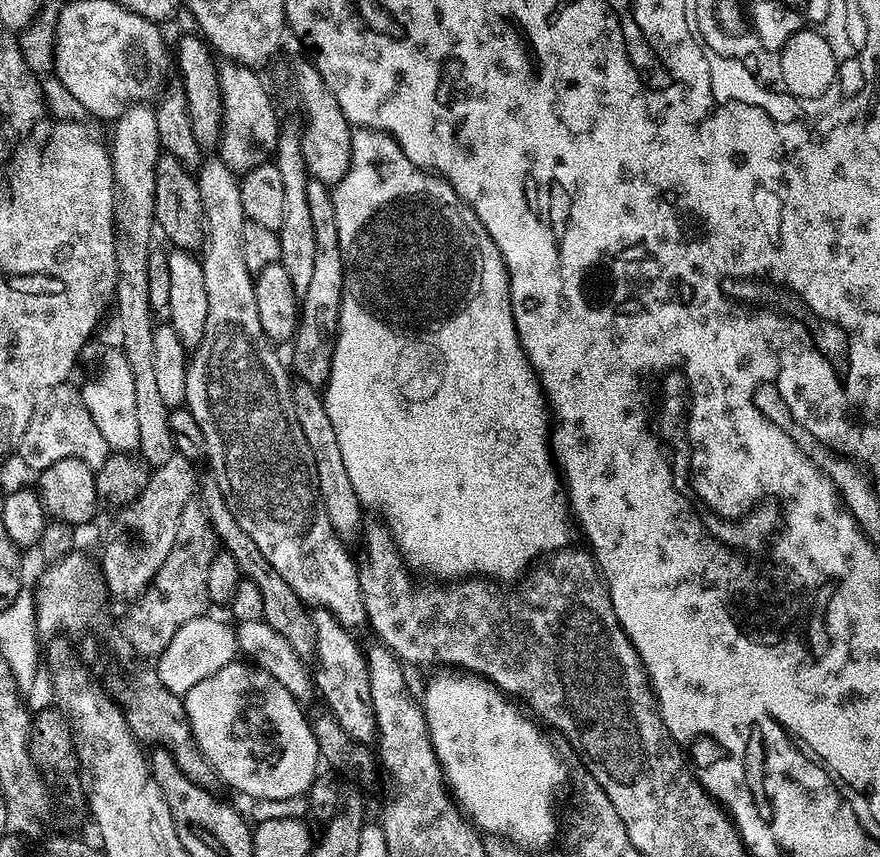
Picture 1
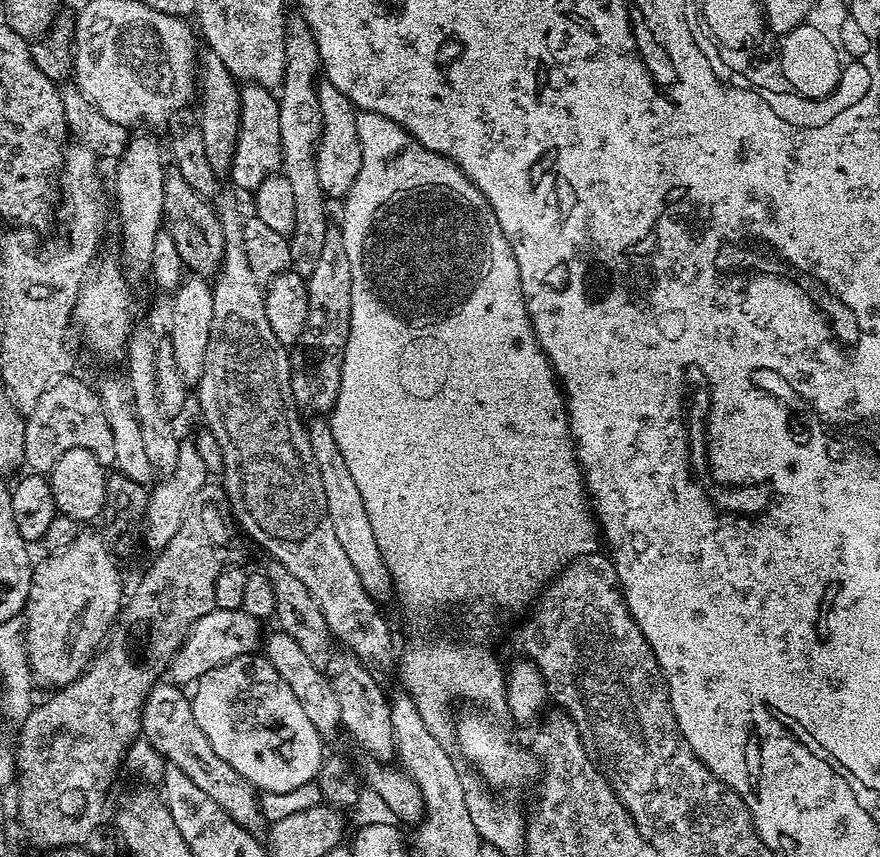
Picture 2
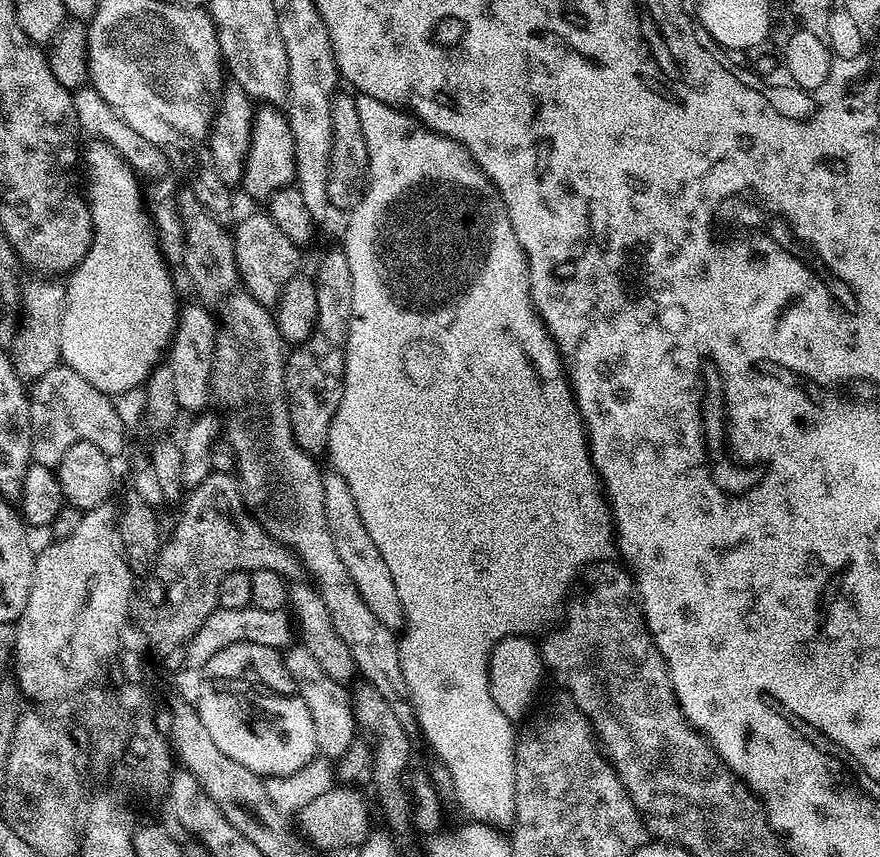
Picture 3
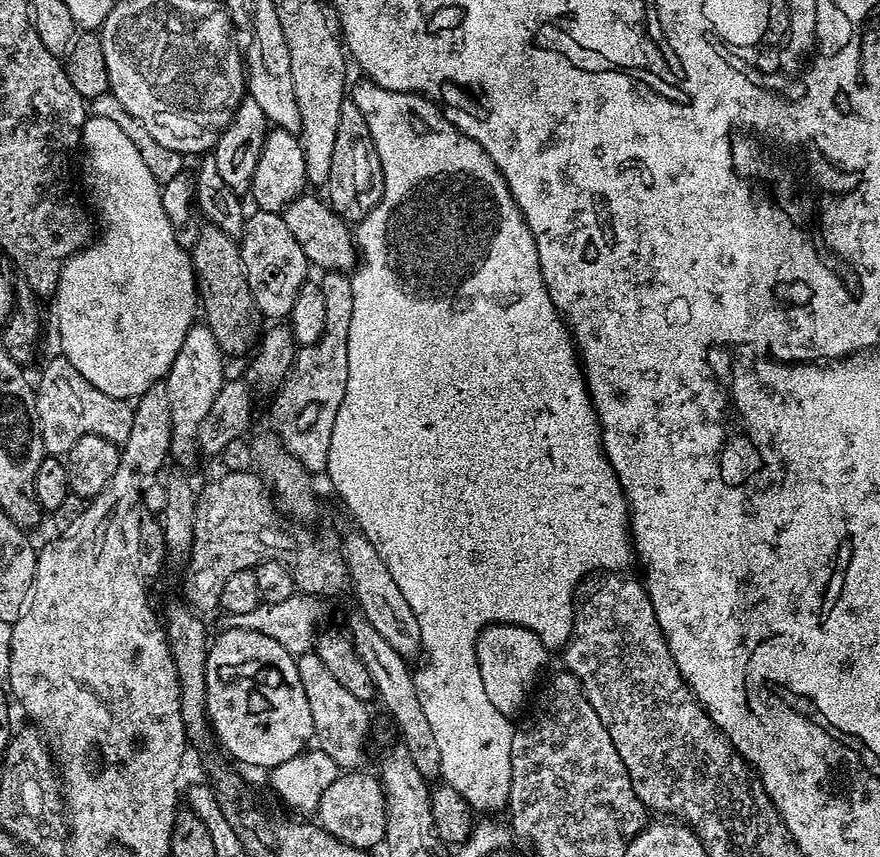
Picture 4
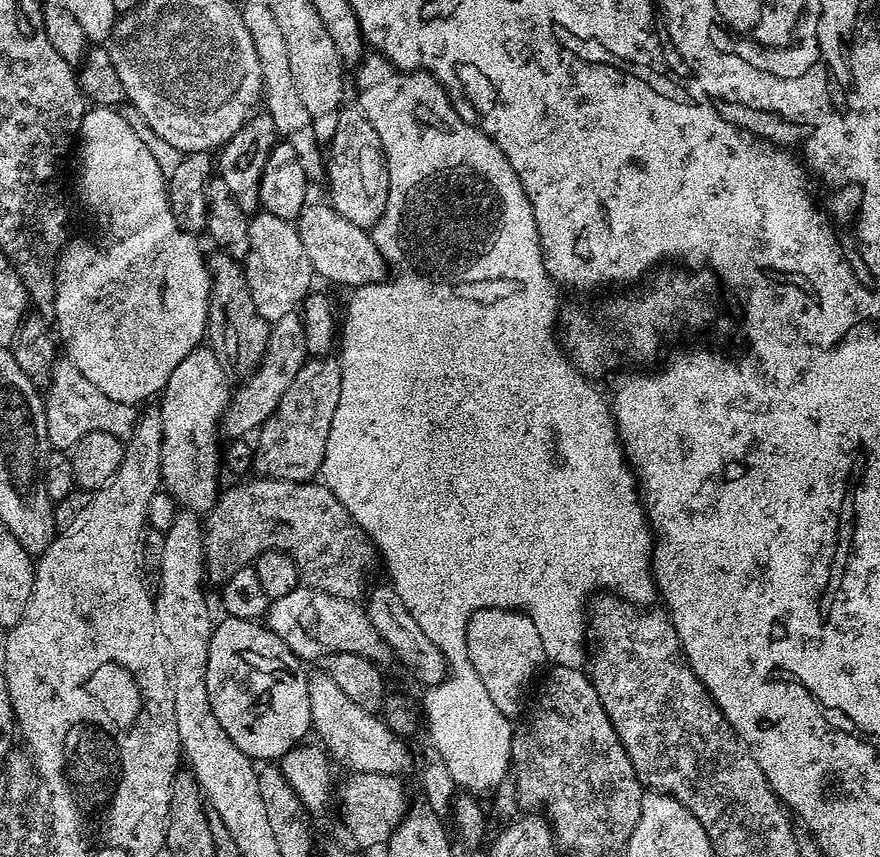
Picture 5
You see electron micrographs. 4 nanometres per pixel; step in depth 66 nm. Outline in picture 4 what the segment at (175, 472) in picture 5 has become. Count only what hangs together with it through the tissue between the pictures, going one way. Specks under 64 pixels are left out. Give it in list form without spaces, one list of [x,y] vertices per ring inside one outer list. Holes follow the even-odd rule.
[[[196,322],[192,325],[170,366],[166,383],[170,394],[170,418],[172,419],[172,451],[173,461],[180,464],[192,464],[198,457],[196,432],[202,420],[210,411],[218,392],[226,381],[224,374],[225,353],[218,346],[214,334],[207,323]]]

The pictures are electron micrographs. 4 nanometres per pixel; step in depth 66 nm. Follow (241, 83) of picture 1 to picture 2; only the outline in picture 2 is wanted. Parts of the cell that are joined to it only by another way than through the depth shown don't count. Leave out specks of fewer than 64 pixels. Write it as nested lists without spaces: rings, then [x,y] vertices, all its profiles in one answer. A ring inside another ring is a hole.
[[[250,83],[240,88],[240,129],[238,142],[234,146],[230,180],[248,194],[255,193],[256,188],[266,182],[266,178],[281,171],[282,130],[278,126],[279,109],[280,101],[269,89]]]

